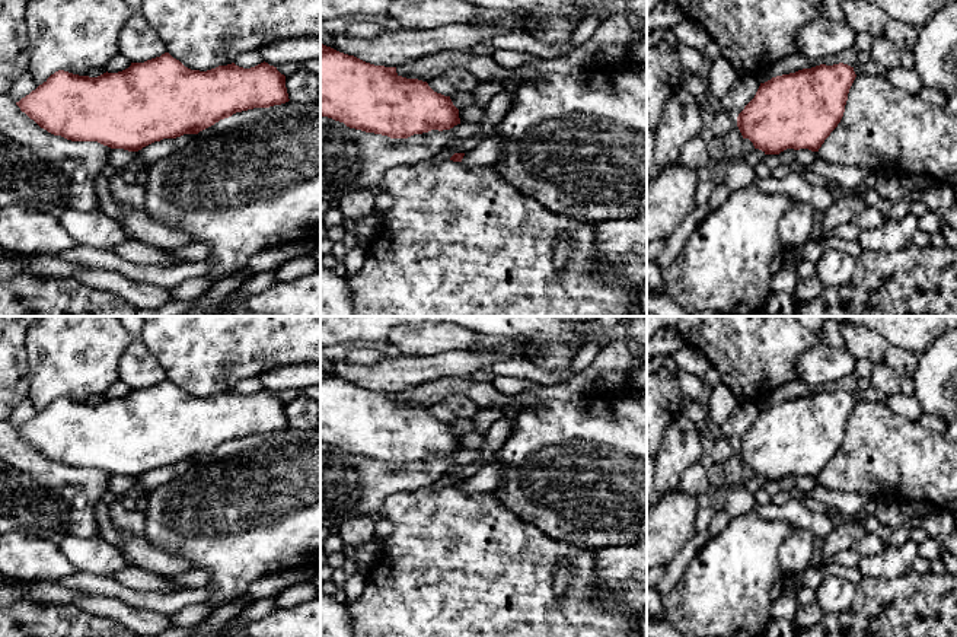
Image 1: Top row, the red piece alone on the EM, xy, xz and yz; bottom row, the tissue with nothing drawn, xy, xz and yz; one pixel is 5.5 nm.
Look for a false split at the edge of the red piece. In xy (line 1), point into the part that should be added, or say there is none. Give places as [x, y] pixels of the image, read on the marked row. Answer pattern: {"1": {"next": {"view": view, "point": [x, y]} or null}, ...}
{"1": {"next": null}}

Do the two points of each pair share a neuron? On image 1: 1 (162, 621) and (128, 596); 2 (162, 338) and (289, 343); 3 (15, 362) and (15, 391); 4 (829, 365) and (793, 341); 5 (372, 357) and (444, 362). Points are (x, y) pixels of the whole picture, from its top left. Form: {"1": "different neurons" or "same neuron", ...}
{"1": "different neurons", "2": "same neuron", "3": "same neuron", "4": "different neurons", "5": "different neurons"}

